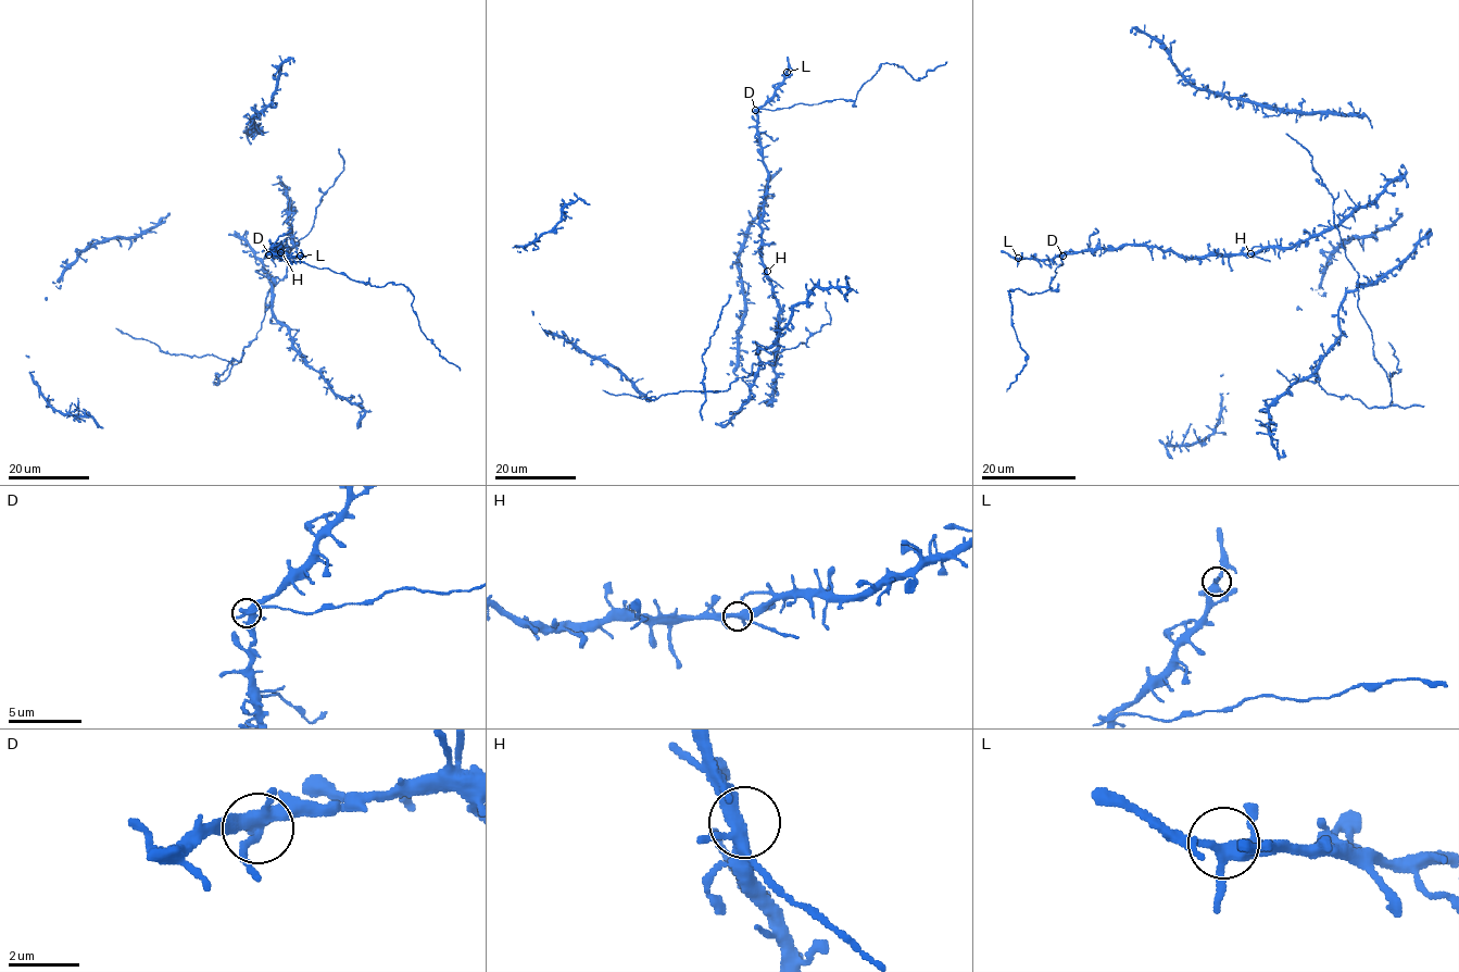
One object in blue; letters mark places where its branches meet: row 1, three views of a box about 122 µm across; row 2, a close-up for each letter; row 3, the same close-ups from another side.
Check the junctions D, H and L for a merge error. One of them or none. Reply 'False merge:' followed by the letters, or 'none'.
False merge: D

